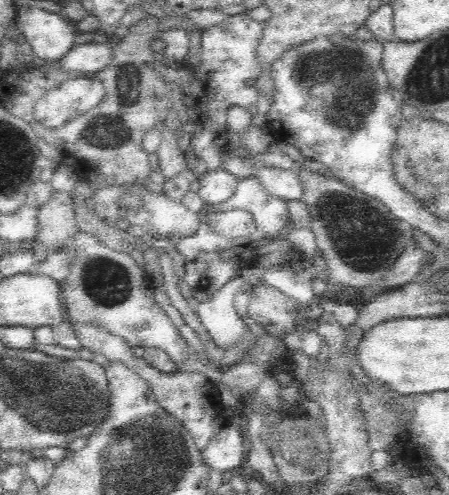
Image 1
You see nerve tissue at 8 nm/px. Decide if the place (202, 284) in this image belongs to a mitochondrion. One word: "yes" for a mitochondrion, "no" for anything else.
yes

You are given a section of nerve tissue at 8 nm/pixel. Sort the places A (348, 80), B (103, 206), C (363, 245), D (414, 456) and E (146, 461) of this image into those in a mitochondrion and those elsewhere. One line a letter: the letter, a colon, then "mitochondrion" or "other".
A: mitochondrion
B: other
C: mitochondrion
D: other
E: mitochondrion

